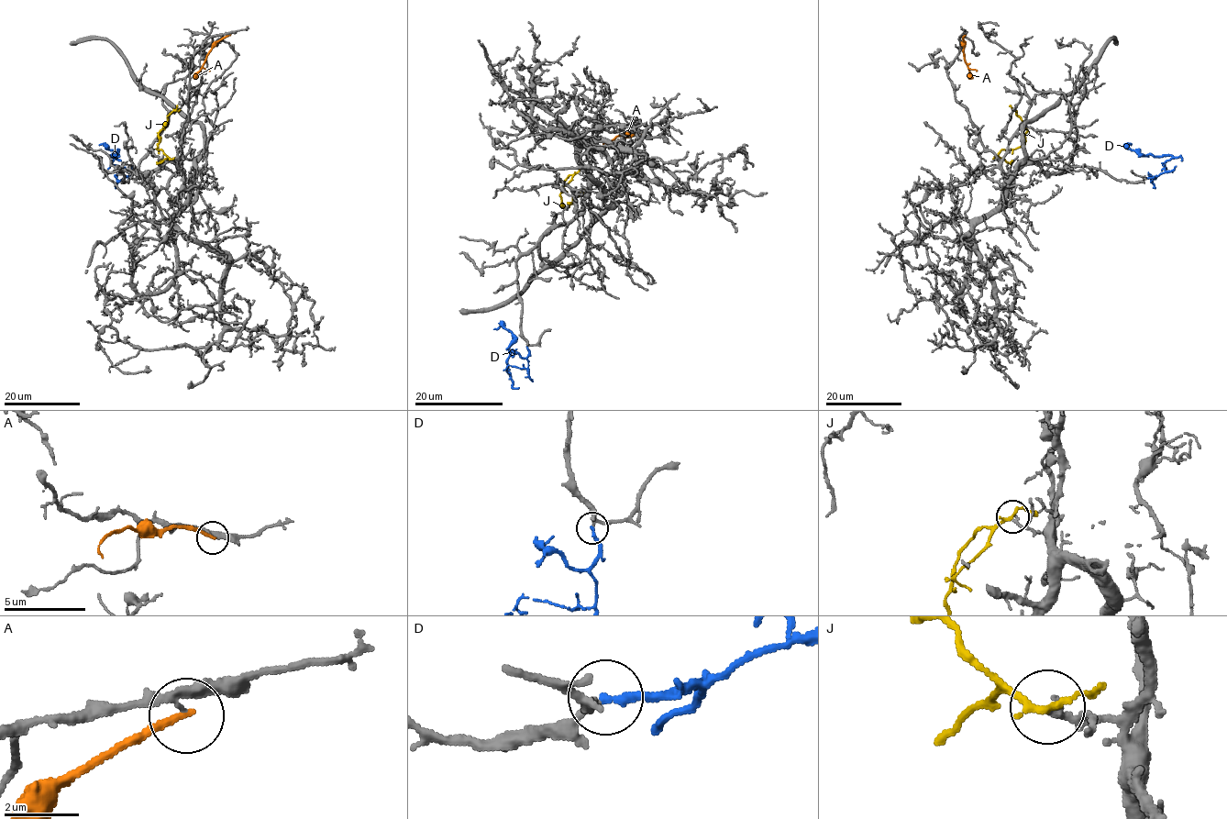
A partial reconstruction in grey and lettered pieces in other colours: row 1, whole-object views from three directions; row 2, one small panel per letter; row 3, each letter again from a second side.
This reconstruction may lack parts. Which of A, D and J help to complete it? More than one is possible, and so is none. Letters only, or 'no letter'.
D, J

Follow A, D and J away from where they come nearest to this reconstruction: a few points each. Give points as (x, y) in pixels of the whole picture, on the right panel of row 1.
A: (965, 35), (963, 54), (972, 78)
D: (1146, 178), (1164, 173), (1163, 163), (1172, 157), (1143, 155), (1128, 147), (1131, 145)
J: (995, 159), (1002, 149), (1016, 149), (1025, 143), (1027, 129), (1016, 112), (1009, 105)

